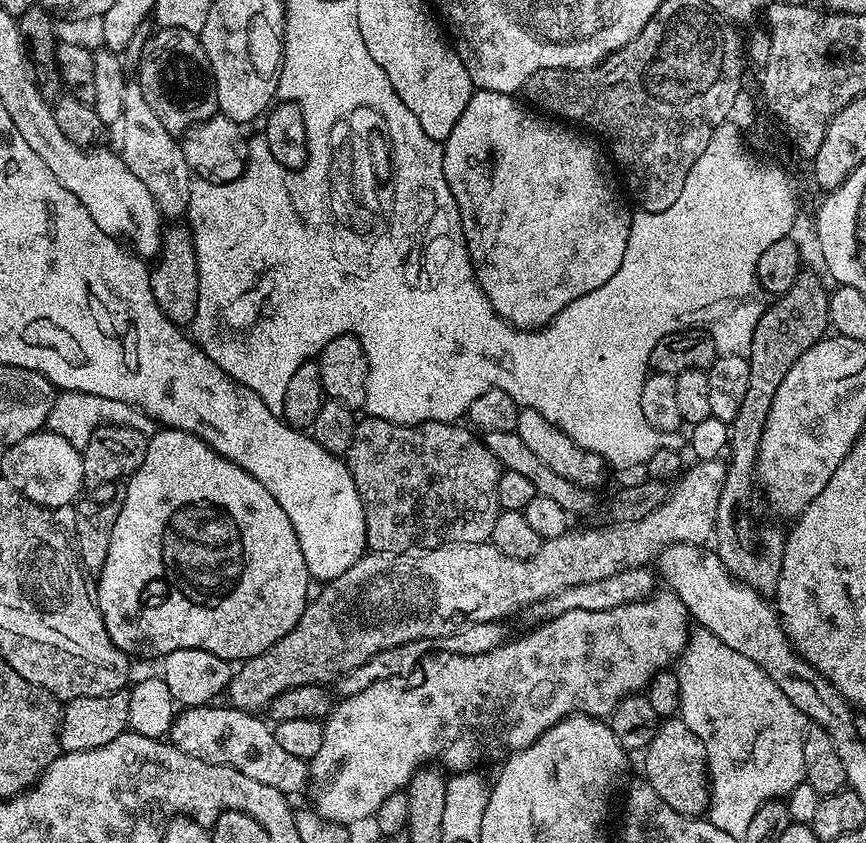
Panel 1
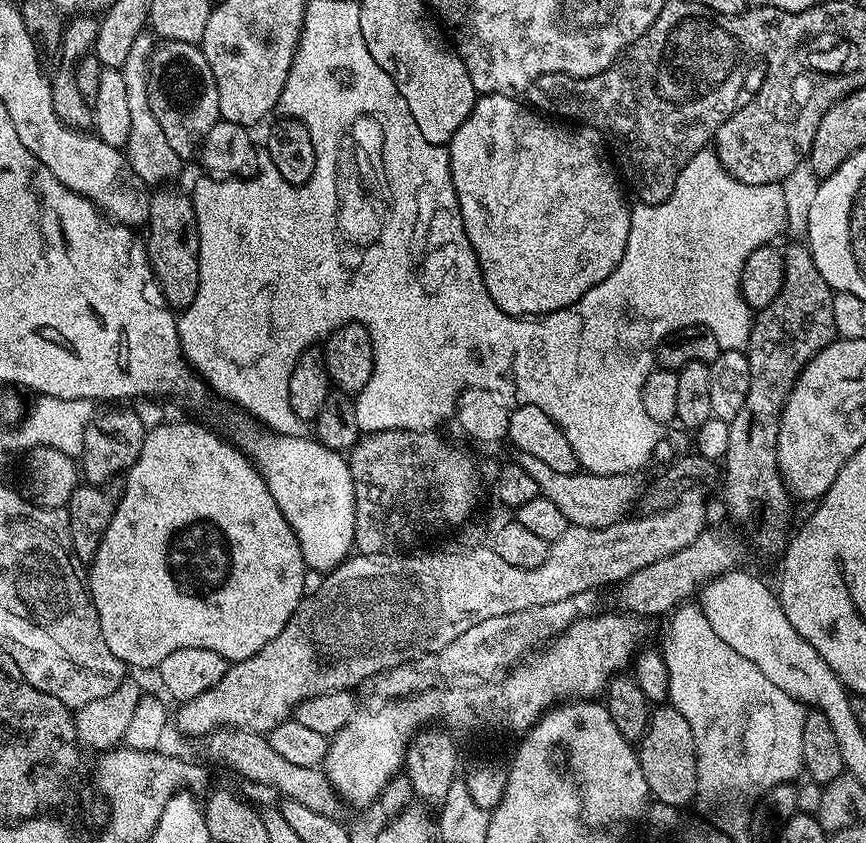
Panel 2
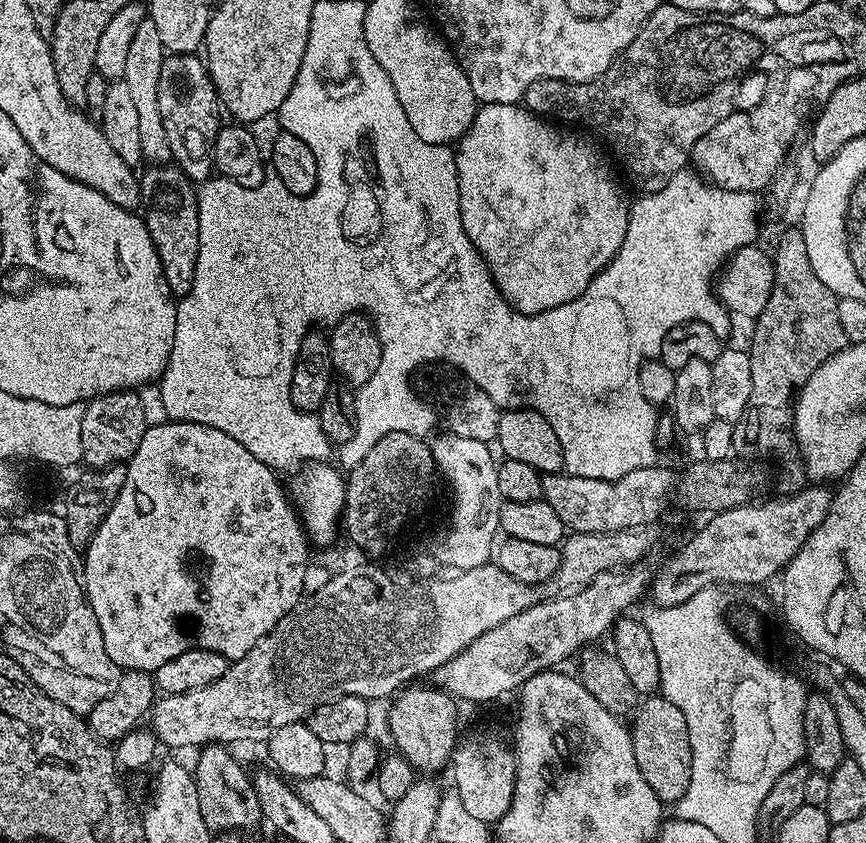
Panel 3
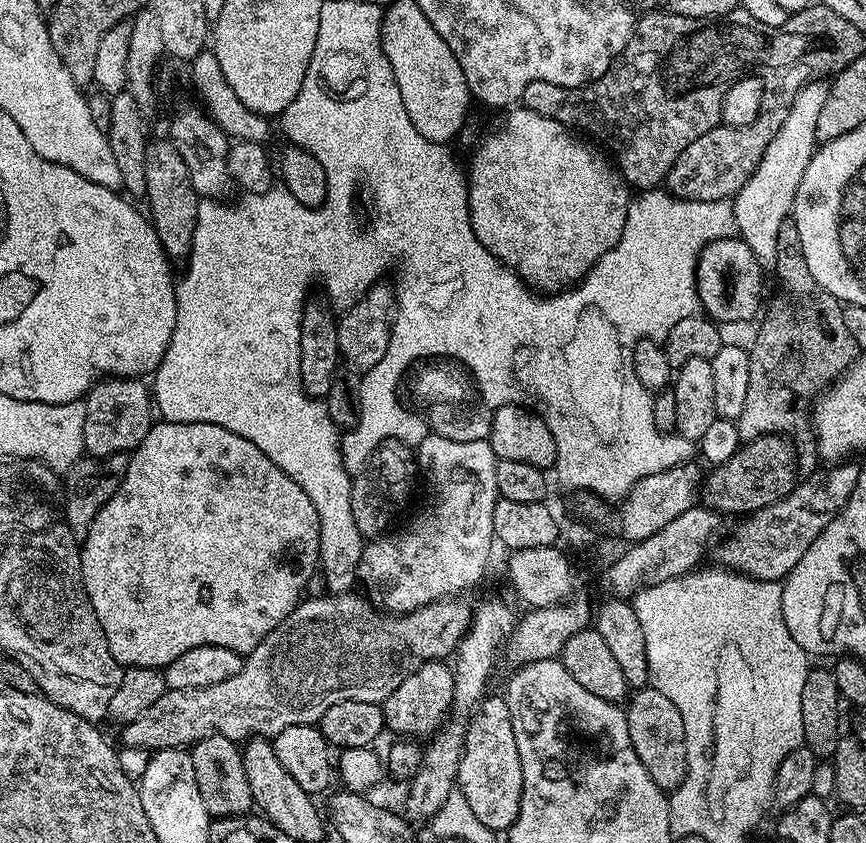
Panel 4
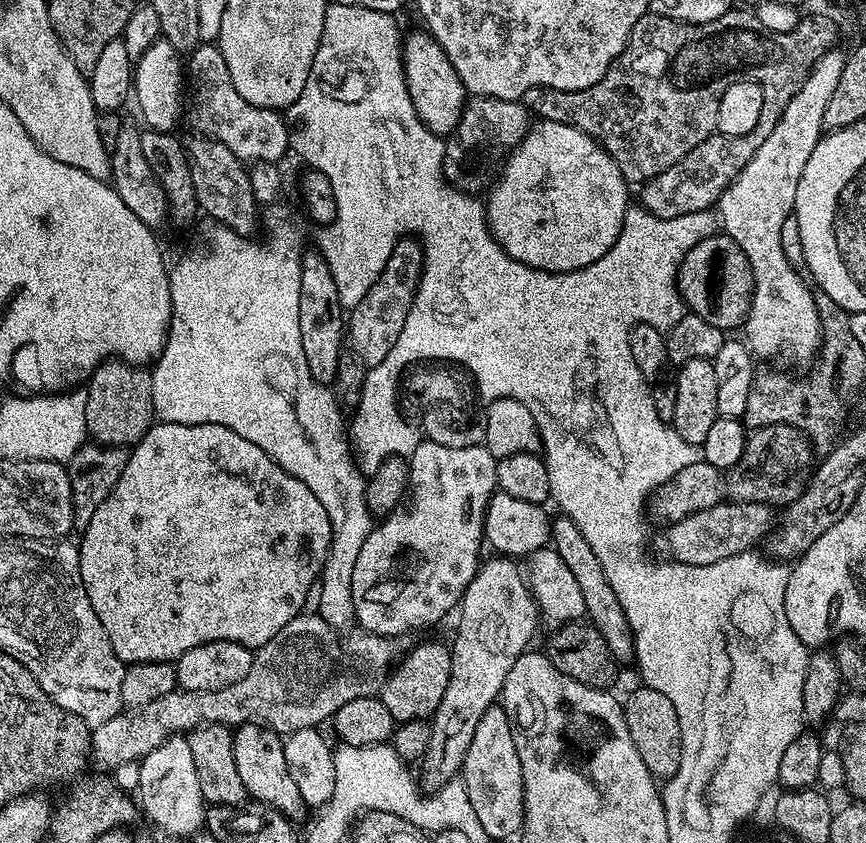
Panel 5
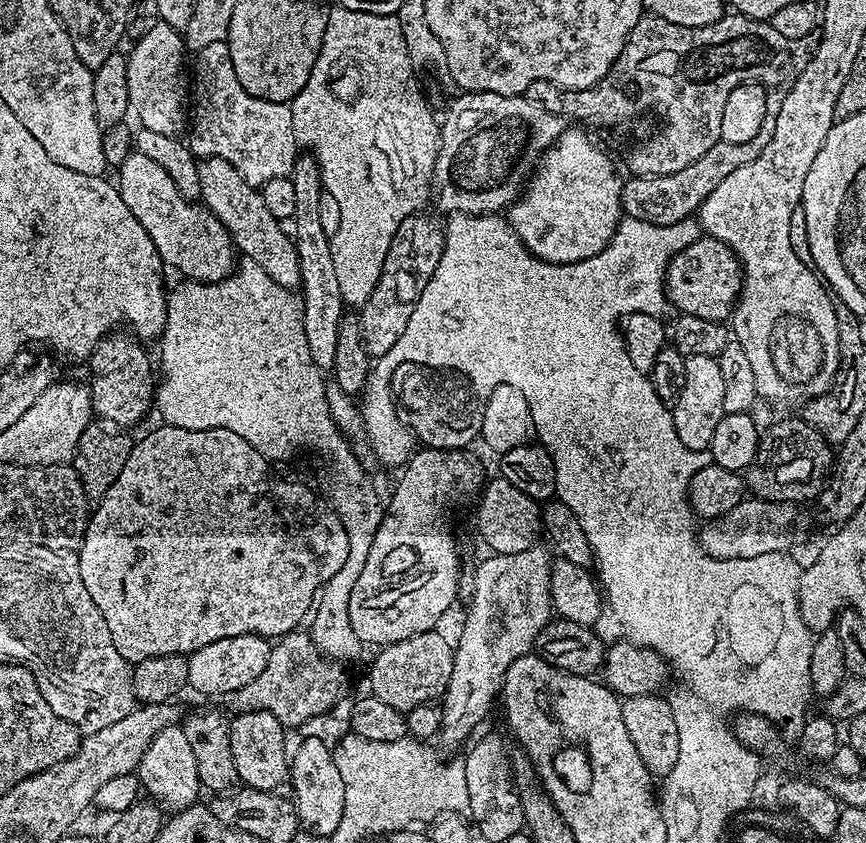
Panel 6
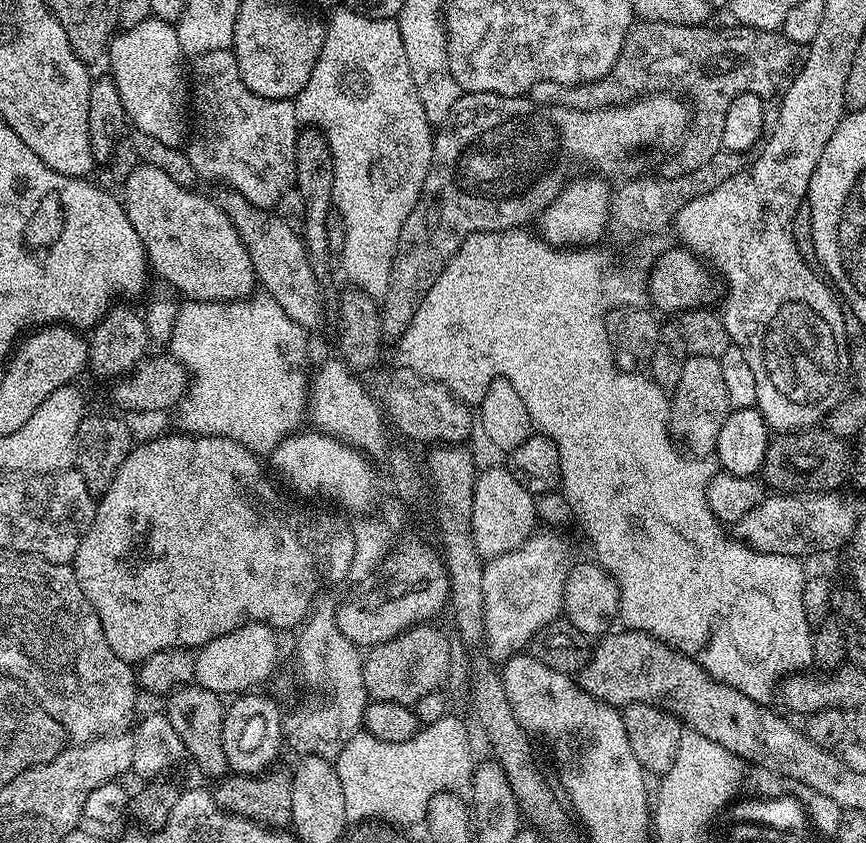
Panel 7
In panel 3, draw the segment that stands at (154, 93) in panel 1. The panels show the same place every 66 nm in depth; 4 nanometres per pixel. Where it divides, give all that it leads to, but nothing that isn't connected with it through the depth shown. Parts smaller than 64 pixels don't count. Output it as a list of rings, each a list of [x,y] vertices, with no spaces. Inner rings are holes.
[[[190,52],[165,55],[162,74],[158,74],[158,114],[162,114],[166,142],[170,142],[176,167],[194,182],[209,179],[214,172],[213,148],[222,127],[222,105],[208,65],[199,55]]]

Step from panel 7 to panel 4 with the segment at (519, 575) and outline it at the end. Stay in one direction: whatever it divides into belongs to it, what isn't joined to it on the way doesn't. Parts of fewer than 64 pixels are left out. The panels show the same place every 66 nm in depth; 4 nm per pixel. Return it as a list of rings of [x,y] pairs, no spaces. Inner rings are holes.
[[[484,600],[471,613],[468,631],[465,632],[462,643],[454,653],[456,664],[454,663],[452,674],[454,678],[452,707],[448,709],[444,723],[427,741],[429,744],[423,749],[423,763],[407,785],[407,788],[409,787],[407,815],[413,821],[431,821],[446,802],[446,798],[450,798],[450,794],[457,787],[459,760],[463,754],[470,713],[484,700],[489,691],[488,679],[496,668],[496,652],[498,656],[498,650],[503,649],[508,643],[508,637],[516,628],[517,619],[517,613],[512,613],[511,606],[504,600]]]

